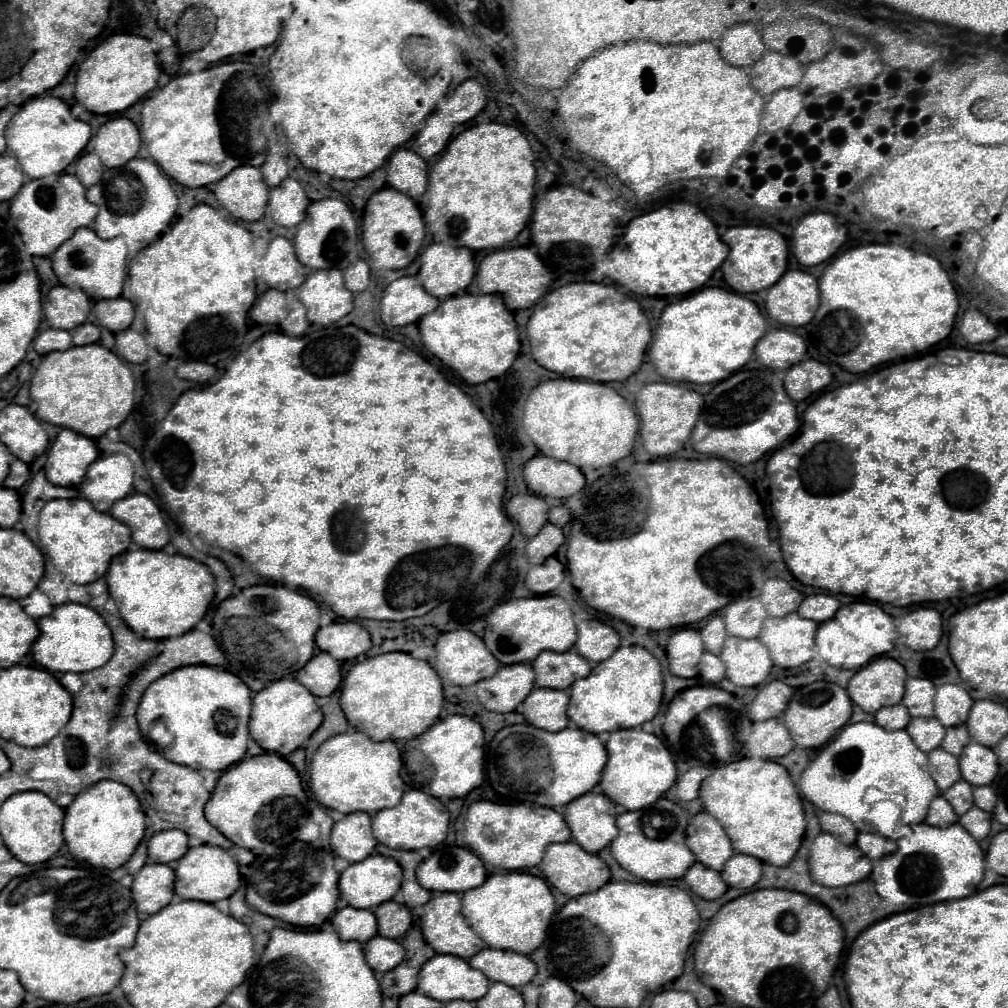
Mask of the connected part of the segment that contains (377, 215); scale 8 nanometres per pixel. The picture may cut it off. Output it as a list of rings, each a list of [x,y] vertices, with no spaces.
[[[382,188],[368,200],[366,216],[362,222],[362,238],[372,262],[376,262],[380,268],[406,268],[412,264],[426,238],[422,212],[410,196],[396,192],[396,188]]]

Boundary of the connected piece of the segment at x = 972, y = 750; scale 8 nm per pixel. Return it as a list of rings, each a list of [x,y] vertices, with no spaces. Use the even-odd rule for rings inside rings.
[[[974,740],[964,748],[958,758],[962,778],[974,786],[990,784],[998,772],[998,758],[996,752],[988,746],[976,744]]]

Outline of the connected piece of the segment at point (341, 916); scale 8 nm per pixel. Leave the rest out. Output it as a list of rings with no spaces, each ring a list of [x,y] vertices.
[[[346,906],[342,910],[336,910],[332,922],[342,940],[364,942],[376,934],[376,916],[370,910]]]

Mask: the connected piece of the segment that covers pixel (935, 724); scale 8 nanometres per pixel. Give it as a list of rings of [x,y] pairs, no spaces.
[[[912,718],[906,730],[912,736],[914,744],[926,754],[940,746],[946,732],[946,728],[936,718]]]

